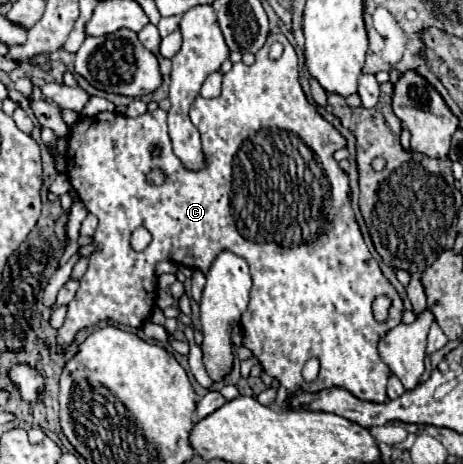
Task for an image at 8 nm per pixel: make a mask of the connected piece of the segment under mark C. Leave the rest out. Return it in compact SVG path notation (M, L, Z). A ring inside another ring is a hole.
M282 33L268 35L266 45L256 53L252 65L234 63L224 75L220 97L196 97L190 117L202 135L206 153L206 167L198 173L184 169L174 155L166 131L166 111L162 109L146 111L134 119L104 111L92 117L80 117L74 123L66 149L66 163L70 163L66 175L86 209L98 217L98 227L92 235L96 249L90 255L88 271L80 279L76 297L68 303L64 325L58 329L56 353L62 355L80 329L94 327L106 319L128 327L144 325L156 305L156 263L172 261L206 275L220 251L232 251L248 263L252 275L250 305L242 315L244 345L254 353L262 369L278 381L276 403L280 409L292 409L288 407L290 397L298 391L316 393L332 387L346 389L364 401L386 403L390 369L380 359L376 345L386 331L400 323L402 299L382 275L362 239L350 207L348 177L332 157L336 149L346 147L346 139L304 97L298 81L298 59L290 41ZM274 41L284 45L284 53L276 61L268 57ZM154 147L158 149L158 157L152 155ZM154 167L160 167L168 175L160 187L146 183L146 173ZM138 227L146 227L152 235L150 245L140 253L130 245L130 235ZM380 295L392 299L392 315L384 323L378 323L372 313L372 303ZM310 357L318 357L322 365L320 377L314 383L302 379L302 367Z

